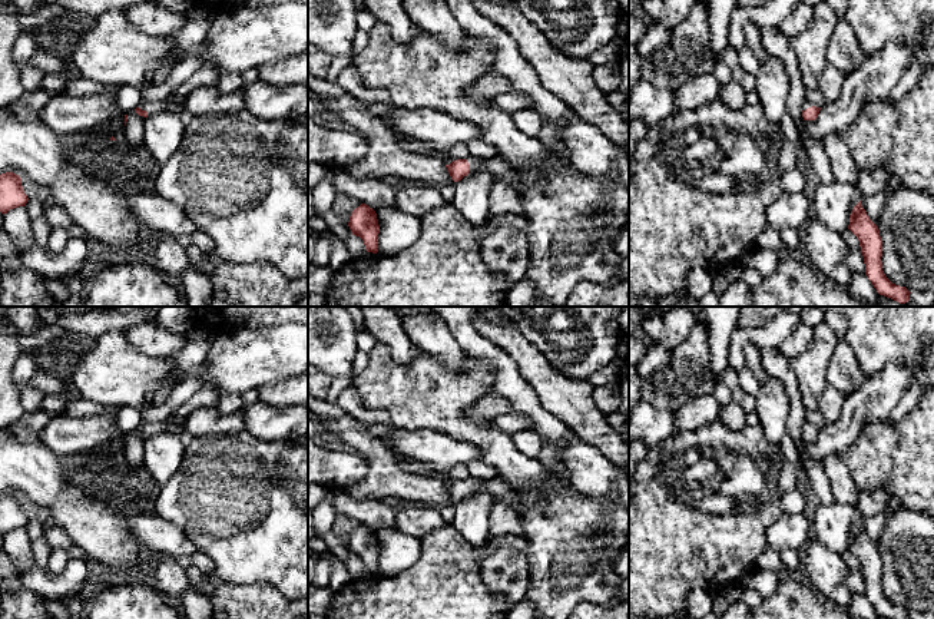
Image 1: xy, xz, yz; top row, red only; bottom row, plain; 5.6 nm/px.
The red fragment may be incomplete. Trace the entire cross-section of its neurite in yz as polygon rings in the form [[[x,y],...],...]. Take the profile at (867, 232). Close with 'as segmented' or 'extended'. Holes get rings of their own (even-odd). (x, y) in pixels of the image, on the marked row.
[[[861,201],[849,215],[848,229],[858,238],[865,264],[865,275],[880,295],[891,298],[900,304],[910,301],[910,291],[905,287],[892,284],[882,271],[882,241],[878,226],[870,219]]] | as segmented

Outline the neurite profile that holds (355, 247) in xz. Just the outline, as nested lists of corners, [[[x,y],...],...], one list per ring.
[[[351,235],[344,246],[348,249],[352,258],[358,258],[367,252],[364,241],[360,236]]]

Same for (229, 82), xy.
[[[225,73],[219,76],[216,87],[223,93],[234,93],[244,87],[242,76],[238,73]]]

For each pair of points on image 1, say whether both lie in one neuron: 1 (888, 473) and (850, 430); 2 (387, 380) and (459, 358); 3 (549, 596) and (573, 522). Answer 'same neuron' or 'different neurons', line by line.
1: different neurons
2: different neurons
3: same neuron

